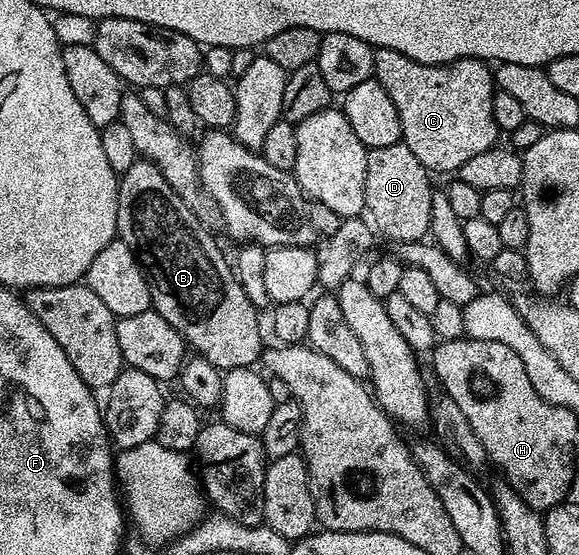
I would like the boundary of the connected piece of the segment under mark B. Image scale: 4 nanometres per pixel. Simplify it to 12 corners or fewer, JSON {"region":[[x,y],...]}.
{"region":[[153,162],[118,175],[117,234],[151,304],[218,370],[254,367],[260,311]]}

